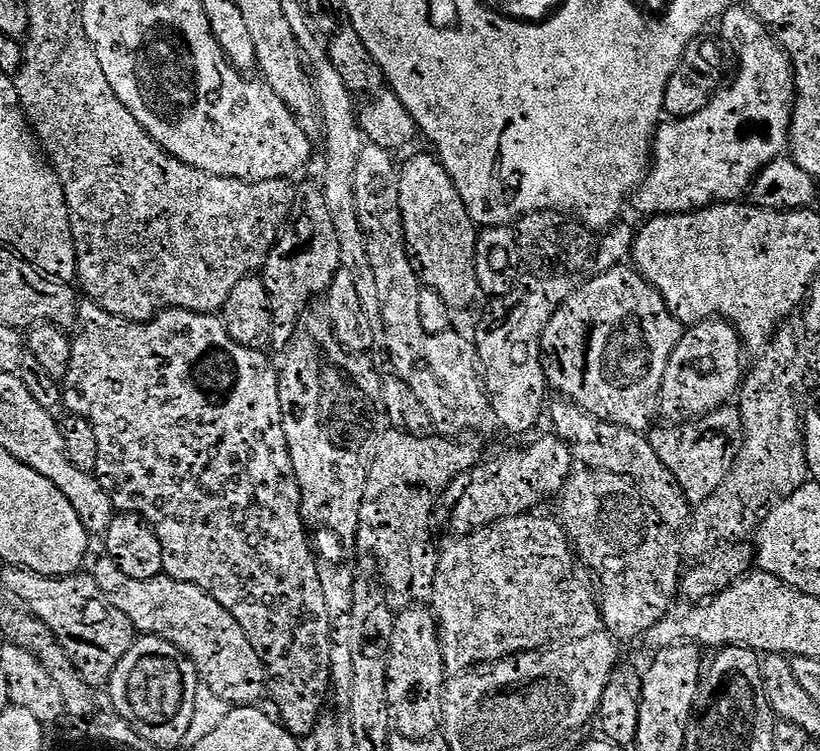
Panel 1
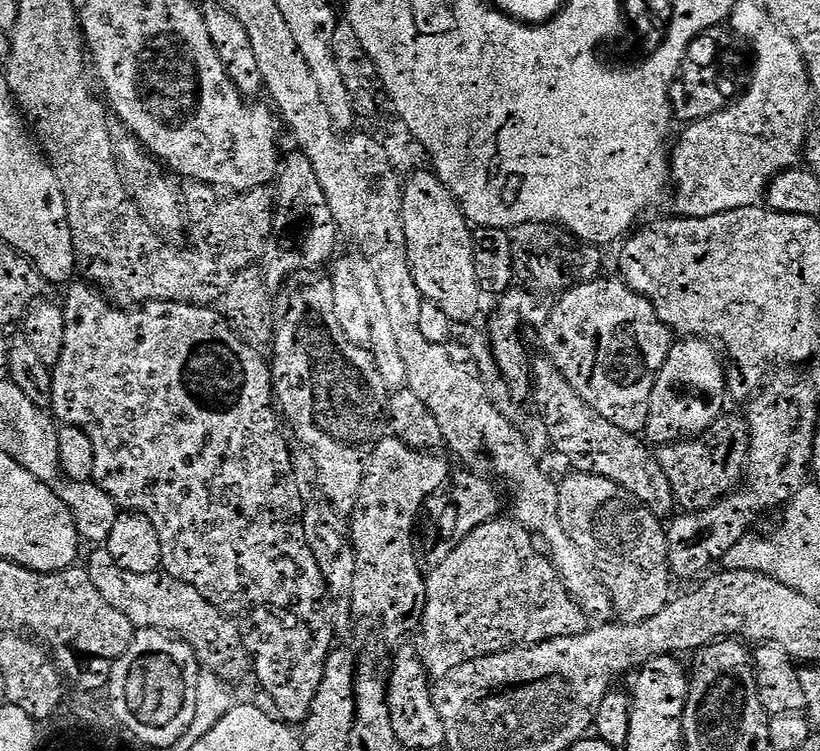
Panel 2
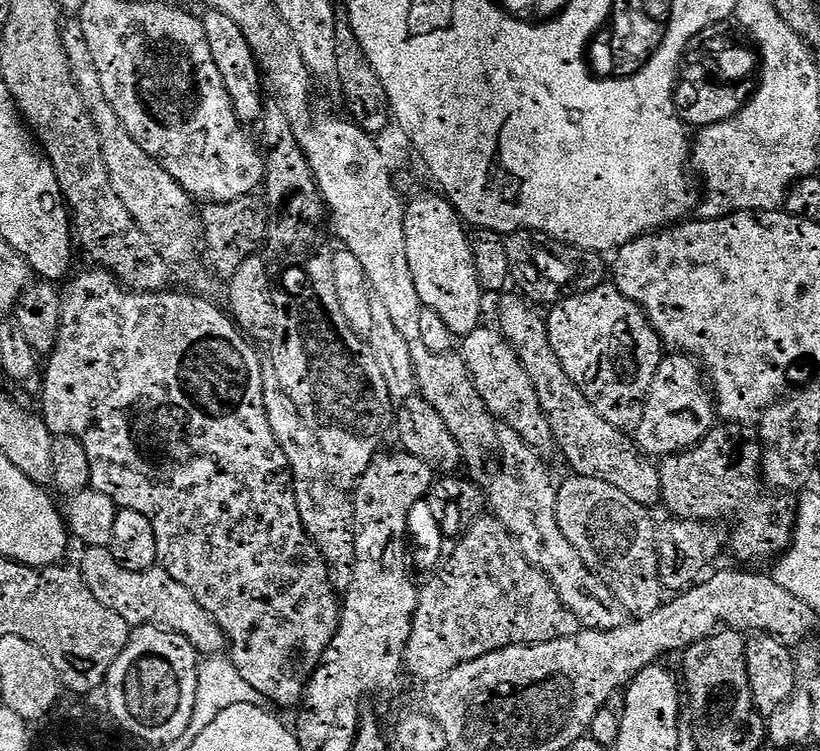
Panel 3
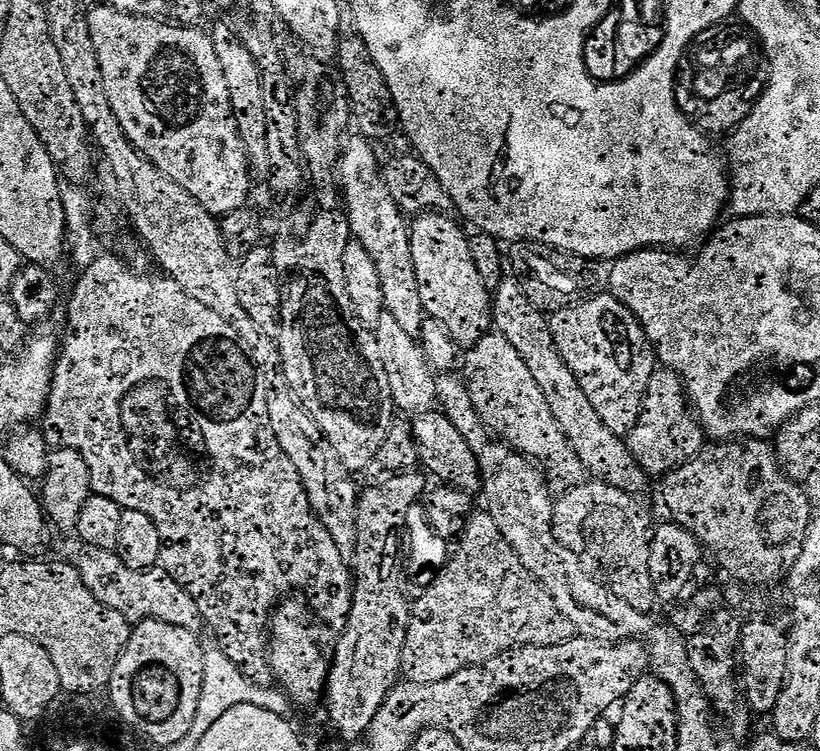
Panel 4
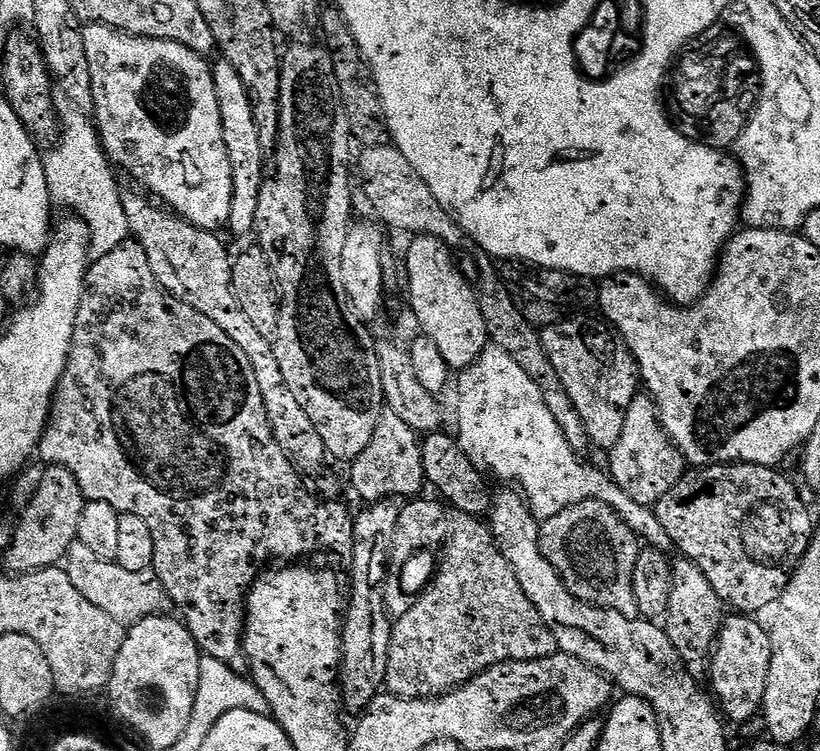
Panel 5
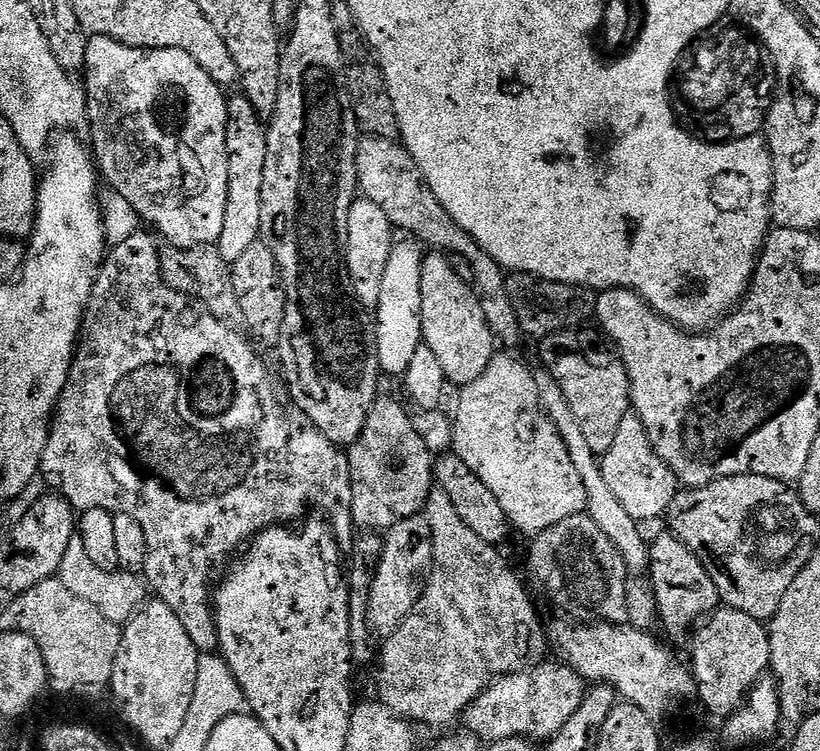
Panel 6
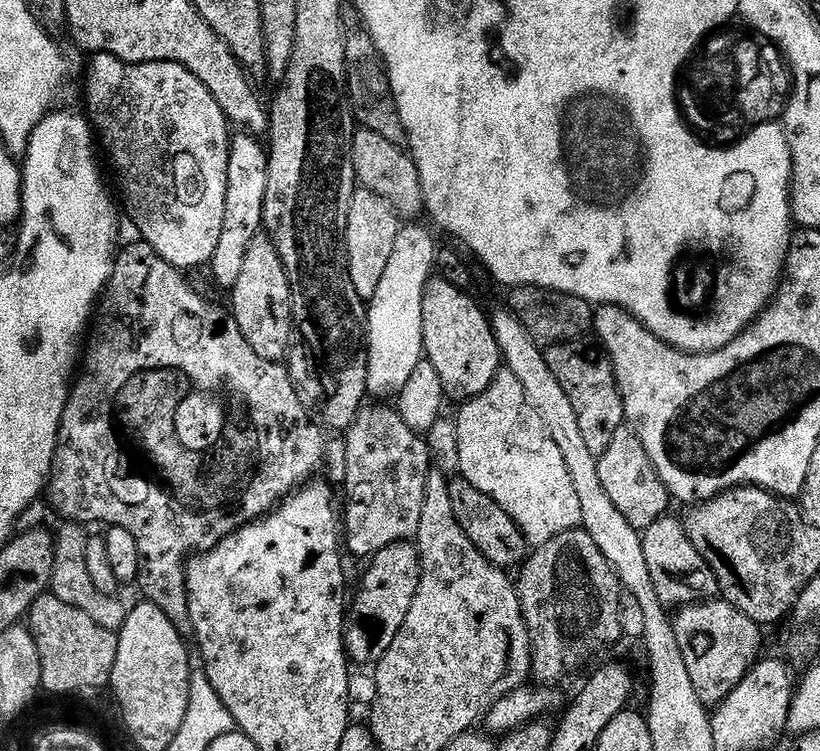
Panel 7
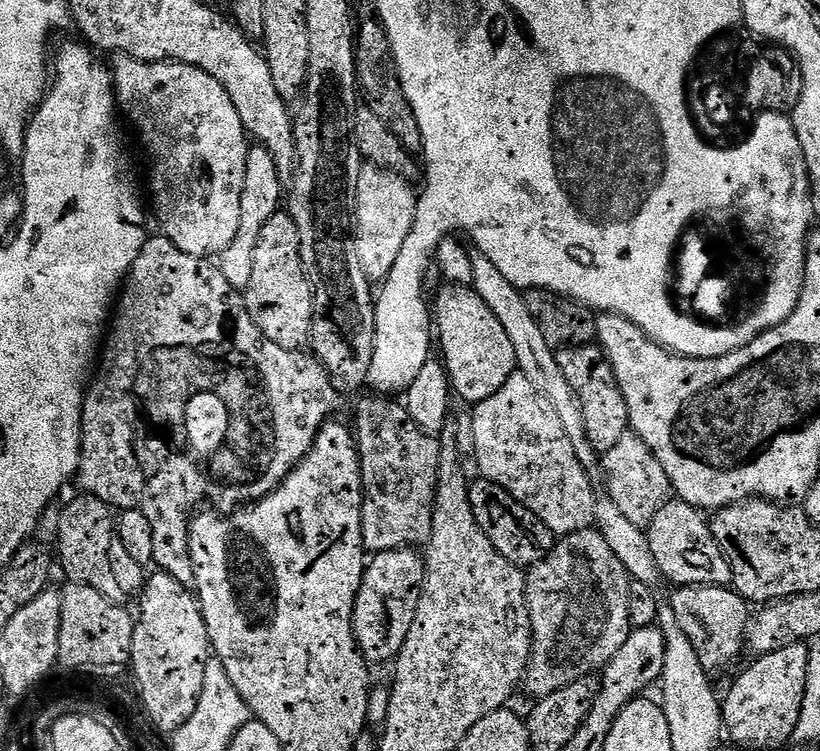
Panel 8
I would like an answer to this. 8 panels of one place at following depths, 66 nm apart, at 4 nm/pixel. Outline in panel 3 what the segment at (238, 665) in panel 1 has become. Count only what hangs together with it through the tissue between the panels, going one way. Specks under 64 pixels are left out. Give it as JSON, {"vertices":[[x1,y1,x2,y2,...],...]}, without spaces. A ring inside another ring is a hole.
{"vertices":[[85,547,83,551,84,557,78,561,78,567,86,586,90,586,90,594,94,594,102,606,114,609,129,626,155,624,158,628,167,628,170,632,186,637,197,653,205,657,225,651,226,637,220,623,200,605,189,588,182,586,182,582,175,580,163,567,135,572,119,564,111,547]]}

